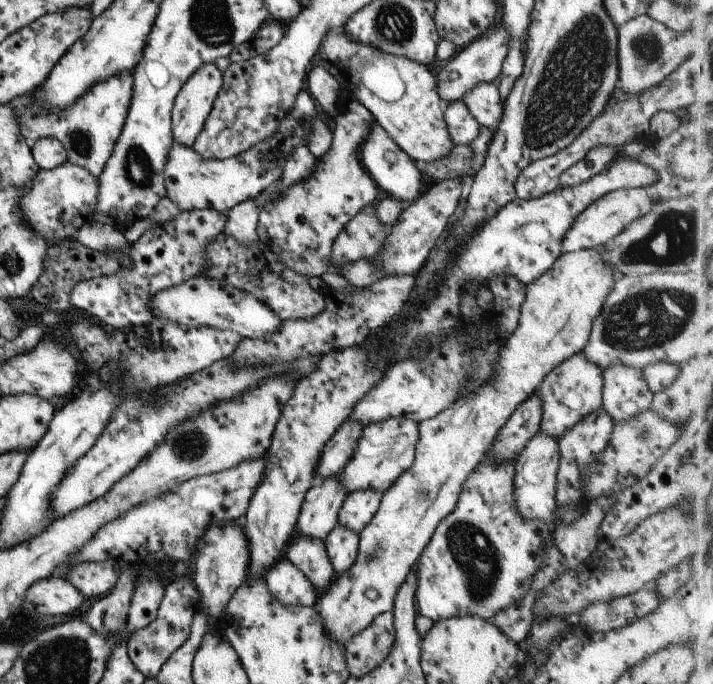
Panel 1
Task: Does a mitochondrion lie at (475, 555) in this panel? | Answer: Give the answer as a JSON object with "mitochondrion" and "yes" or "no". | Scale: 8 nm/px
{"mitochondrion":"yes"}

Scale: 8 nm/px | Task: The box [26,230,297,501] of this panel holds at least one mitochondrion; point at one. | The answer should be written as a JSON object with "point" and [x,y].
{"point":[191,445]}

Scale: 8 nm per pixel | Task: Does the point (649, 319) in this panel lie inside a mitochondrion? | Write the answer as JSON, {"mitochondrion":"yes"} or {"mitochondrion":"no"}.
{"mitochondrion":"yes"}

